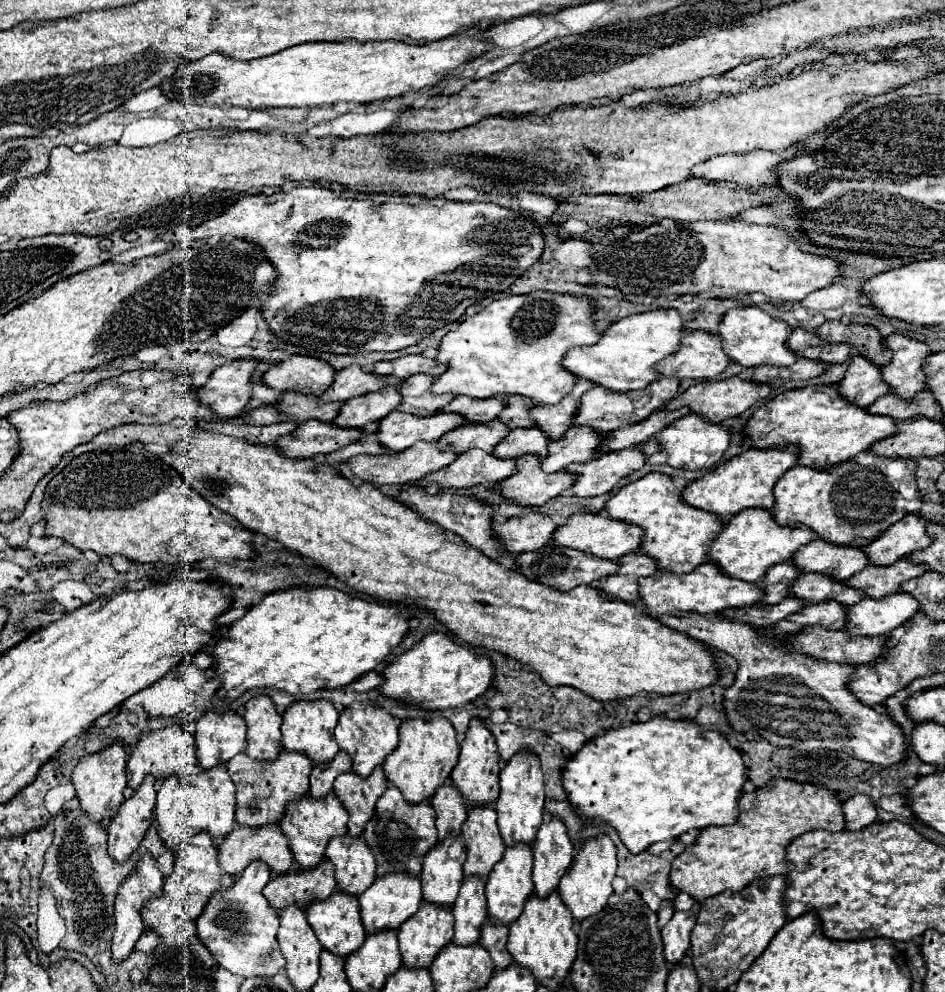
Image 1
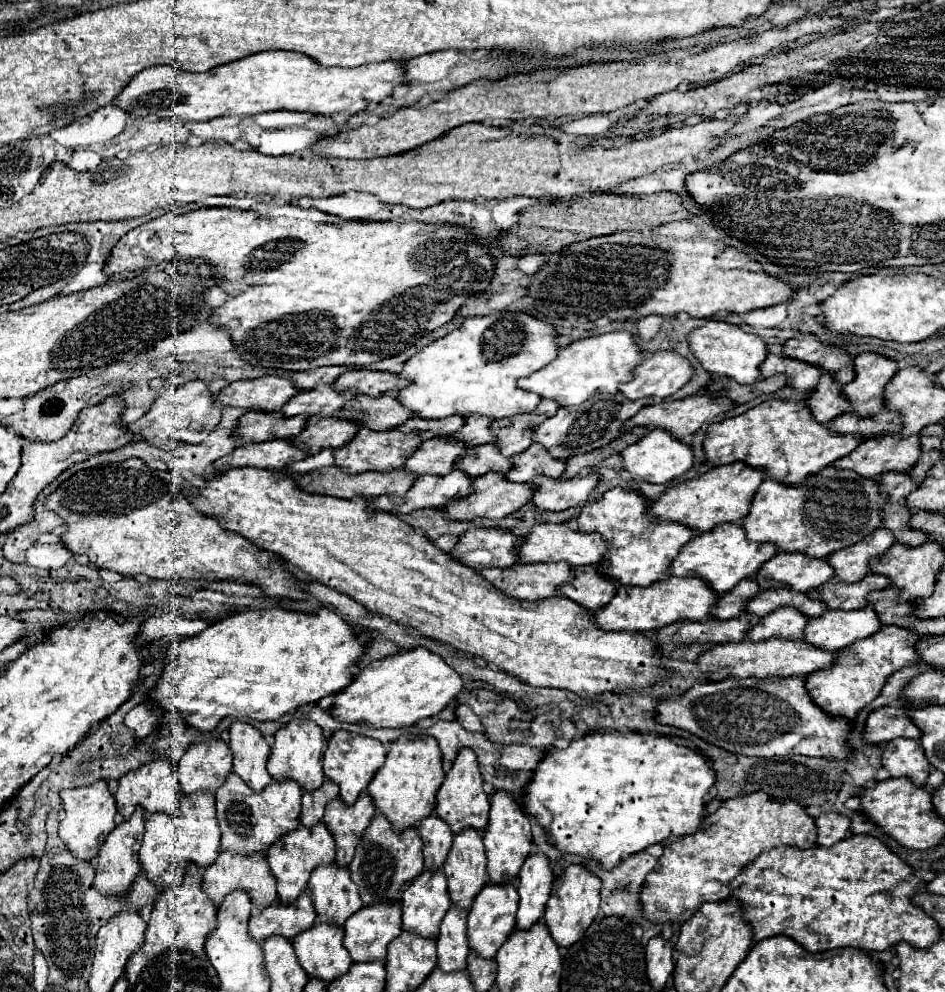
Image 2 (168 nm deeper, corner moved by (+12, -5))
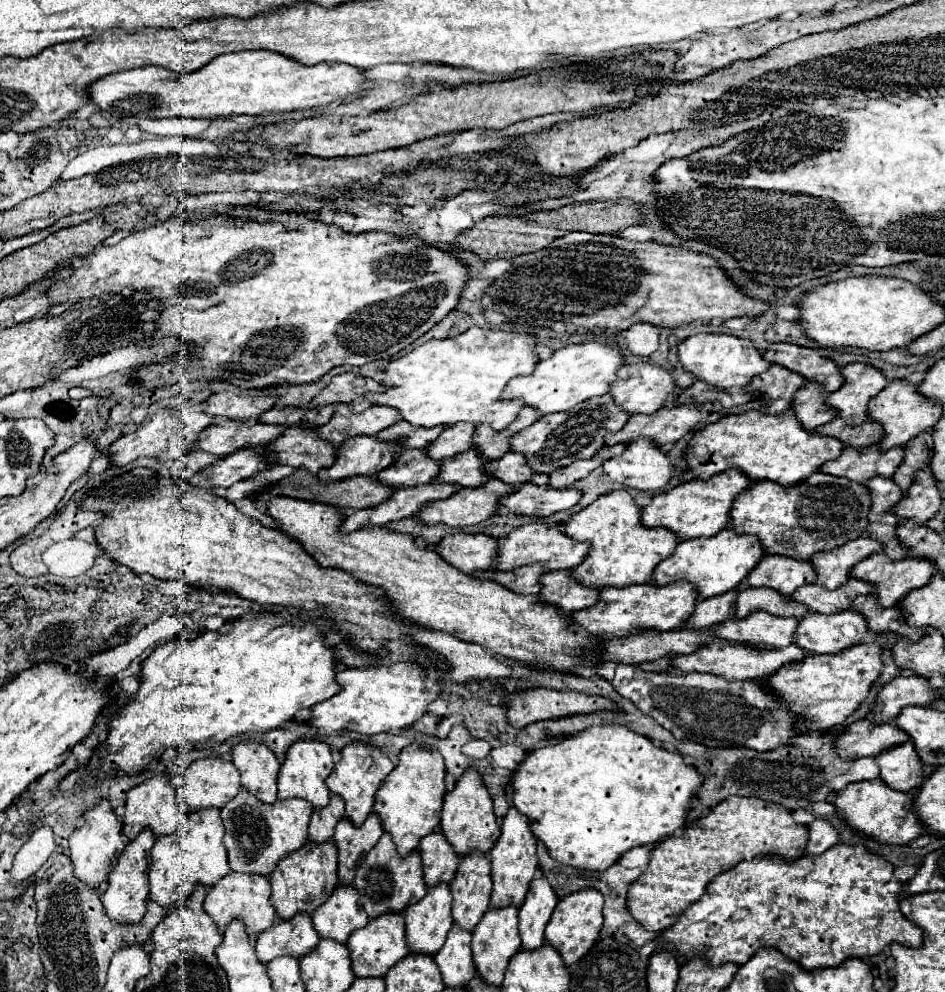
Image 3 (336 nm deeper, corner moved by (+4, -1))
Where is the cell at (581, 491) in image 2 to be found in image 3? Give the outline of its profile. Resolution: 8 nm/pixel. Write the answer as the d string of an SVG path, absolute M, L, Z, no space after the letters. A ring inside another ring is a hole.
M523 483L517 487L517 491L501 497L503 507L509 509L509 513L515 515L529 515L529 517L549 517L557 511L571 509L579 501L581 493L573 487L569 489L551 489L551 487L537 487Z

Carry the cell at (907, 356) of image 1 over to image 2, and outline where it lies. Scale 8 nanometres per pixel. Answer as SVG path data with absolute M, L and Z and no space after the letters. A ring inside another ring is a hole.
M861 353L853 361L855 365L855 379L843 385L843 395L851 401L851 411L859 413L861 417L873 417L883 413L885 401L883 393L887 383L899 371L899 365L883 357L879 353Z

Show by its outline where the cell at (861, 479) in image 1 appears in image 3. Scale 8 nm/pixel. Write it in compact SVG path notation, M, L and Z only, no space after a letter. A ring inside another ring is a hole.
M813 473L805 481L807 483L799 483L793 487L783 487L773 481L757 481L753 487L745 489L735 497L729 513L729 521L731 521L729 527L739 535L743 533L755 535L761 541L763 551L769 555L783 555L791 559L803 559L803 561L807 561L817 551L829 551L841 547L847 541L853 541L865 533L865 527L869 523L867 513L871 507L871 497L865 485L853 483L843 477L823 475L823 473Z

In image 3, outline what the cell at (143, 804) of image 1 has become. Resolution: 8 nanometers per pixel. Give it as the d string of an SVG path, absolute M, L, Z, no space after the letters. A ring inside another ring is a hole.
M143 829L135 841L131 841L125 851L121 853L115 869L111 871L109 875L109 881L107 881L107 891L103 893L101 901L103 901L103 907L109 915L111 921L115 923L123 923L123 925L137 925L147 907L145 907L145 901L147 901L147 893L149 893L149 879L147 879L147 873L149 873L149 865L151 865L151 847L155 843L155 837L151 835L149 829Z

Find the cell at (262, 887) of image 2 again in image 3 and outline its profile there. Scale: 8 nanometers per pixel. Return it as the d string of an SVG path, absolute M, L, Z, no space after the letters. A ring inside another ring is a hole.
M231 871L215 887L209 889L209 893L203 901L203 909L215 921L219 931L227 929L227 925L231 921L239 919L239 921L243 921L243 925L247 929L247 935L257 937L257 933L267 931L275 923L275 917L277 917L269 897L271 897L271 885L269 885L267 877L249 877L249 875Z

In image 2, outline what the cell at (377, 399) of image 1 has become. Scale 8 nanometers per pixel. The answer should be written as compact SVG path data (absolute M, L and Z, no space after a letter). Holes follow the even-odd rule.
M309 417L307 427L293 441L301 449L309 449L313 455L325 447L343 447L361 429L351 421L339 421L337 417Z

